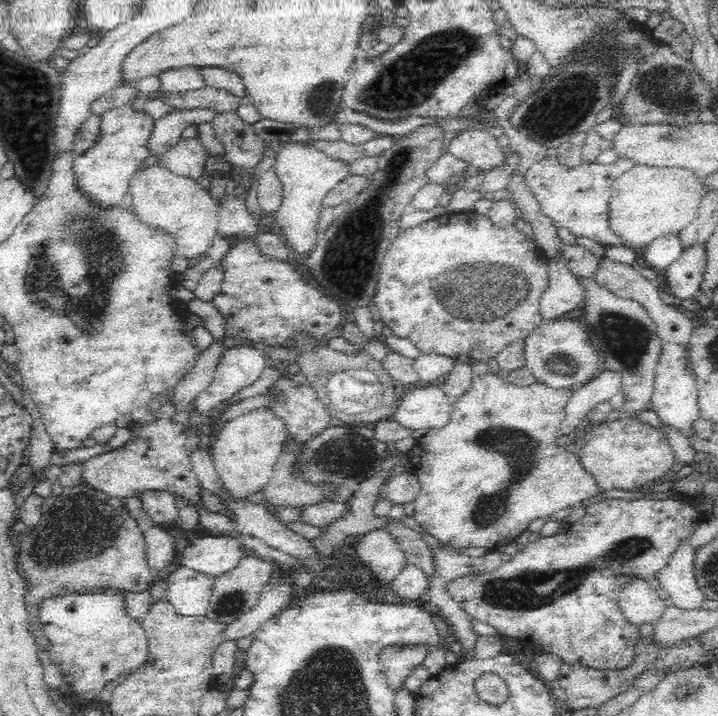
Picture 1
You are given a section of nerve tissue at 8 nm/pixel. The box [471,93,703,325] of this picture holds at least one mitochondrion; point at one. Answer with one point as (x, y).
(669, 137)

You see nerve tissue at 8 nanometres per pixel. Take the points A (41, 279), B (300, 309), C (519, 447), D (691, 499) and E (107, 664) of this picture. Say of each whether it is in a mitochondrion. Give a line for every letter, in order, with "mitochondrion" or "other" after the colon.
A: mitochondrion
B: other
C: mitochondrion
D: other
E: mitochondrion

